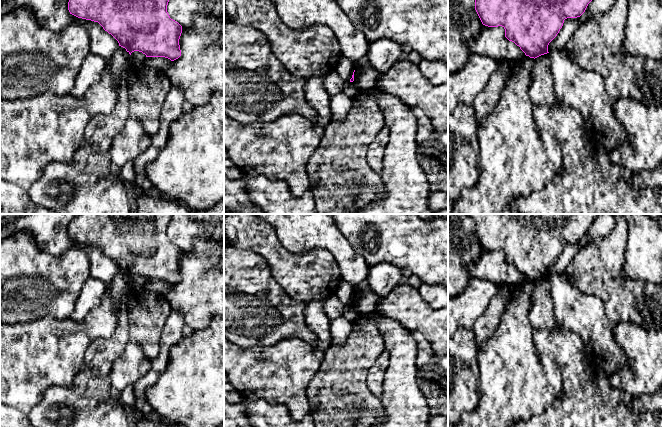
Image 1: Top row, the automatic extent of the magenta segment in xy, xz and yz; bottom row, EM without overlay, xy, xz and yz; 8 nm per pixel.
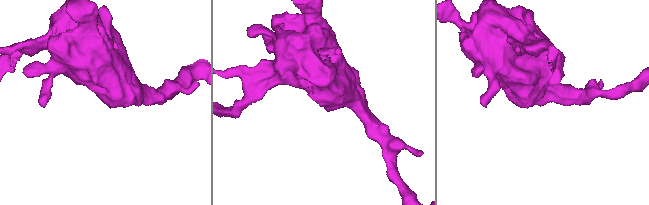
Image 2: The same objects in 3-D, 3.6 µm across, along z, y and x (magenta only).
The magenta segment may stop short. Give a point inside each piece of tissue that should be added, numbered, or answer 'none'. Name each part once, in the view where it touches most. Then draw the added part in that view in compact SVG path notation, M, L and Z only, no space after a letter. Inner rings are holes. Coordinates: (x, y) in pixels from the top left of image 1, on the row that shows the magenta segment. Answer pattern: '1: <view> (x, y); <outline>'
none

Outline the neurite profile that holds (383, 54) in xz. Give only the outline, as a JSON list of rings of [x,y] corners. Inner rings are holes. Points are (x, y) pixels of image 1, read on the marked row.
[[[383,38],[369,43],[367,56],[372,66],[380,73],[388,71],[400,60],[401,44]]]

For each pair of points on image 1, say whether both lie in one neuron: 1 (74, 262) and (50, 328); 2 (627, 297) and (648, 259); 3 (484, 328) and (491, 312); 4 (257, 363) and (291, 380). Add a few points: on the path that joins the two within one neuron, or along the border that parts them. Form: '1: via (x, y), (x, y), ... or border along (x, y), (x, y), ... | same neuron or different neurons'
1: border along (68, 317), (57, 319), (46, 315), (31, 321) | different neurons
2: border along (624, 259), (625, 276), (651, 283) | different neurons
3: via (487, 324), (491, 316) | same neuron
4: via (265, 371), (267, 373), (283, 374) | same neuron

